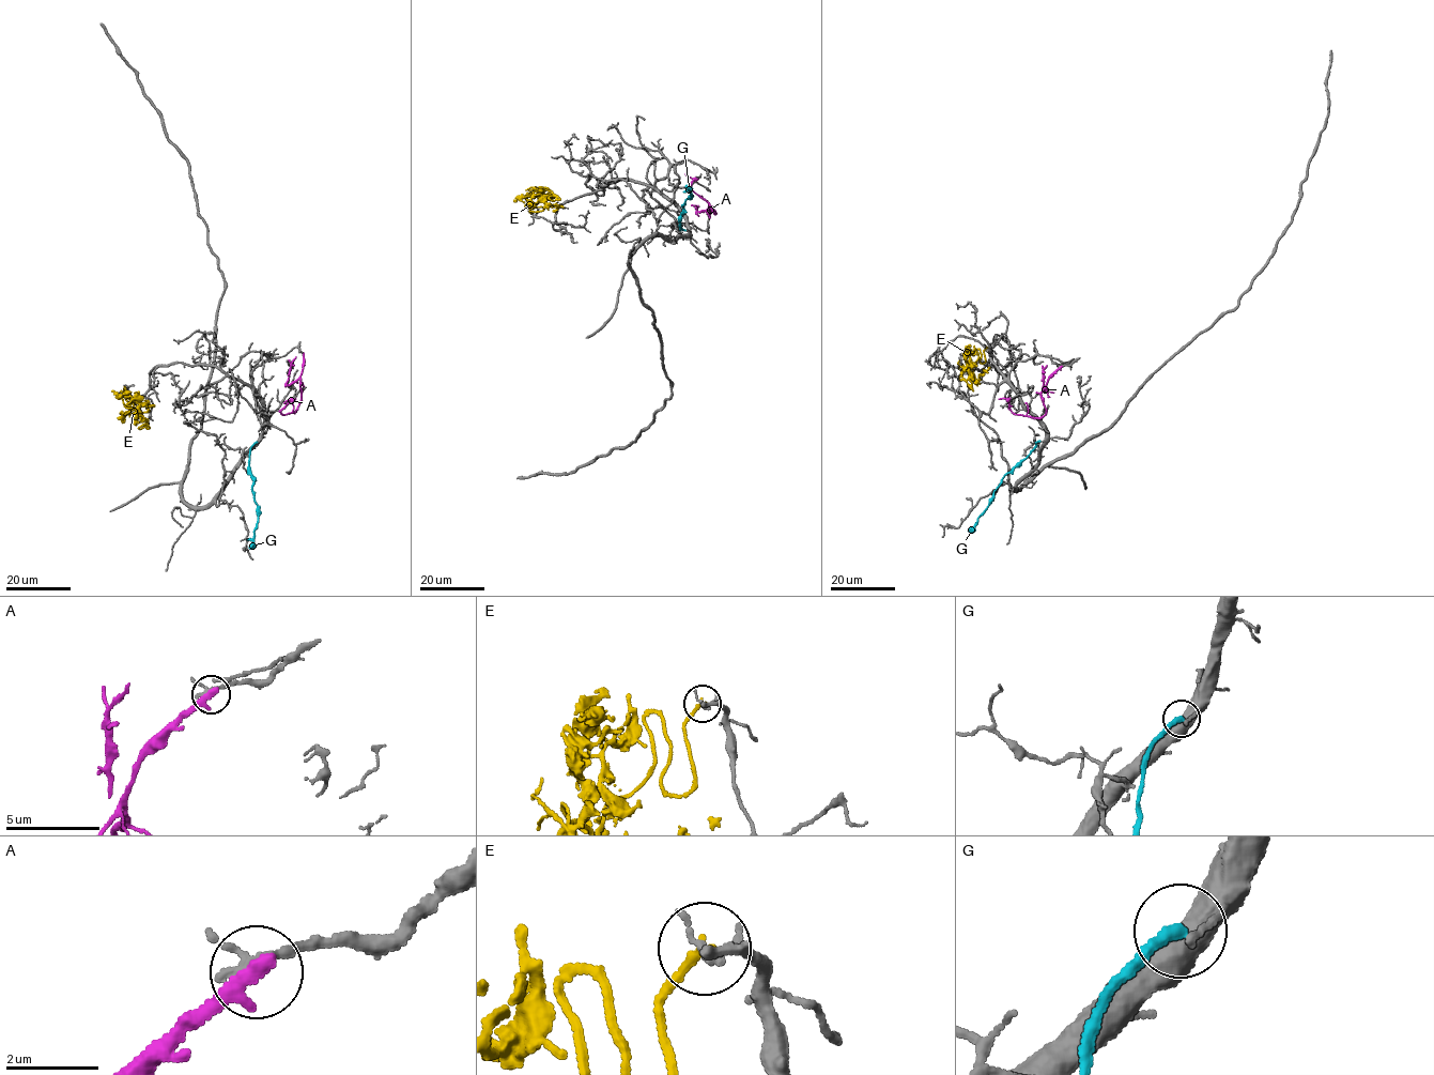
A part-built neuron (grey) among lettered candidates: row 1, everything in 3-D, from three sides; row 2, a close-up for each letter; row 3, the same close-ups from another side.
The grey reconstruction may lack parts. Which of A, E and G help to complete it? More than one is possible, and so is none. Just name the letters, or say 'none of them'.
none of them

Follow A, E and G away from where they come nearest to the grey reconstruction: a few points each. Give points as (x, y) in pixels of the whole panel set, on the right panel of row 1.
A: (1061, 367), (1041, 393), (1046, 413), (1038, 418), (1014, 414), (1006, 399), (999, 399)
E: (987, 348), (983, 353), (985, 361), (980, 362), (977, 349), (978, 356), (969, 370), (977, 380), (988, 366)
G: (1039, 441), (1003, 477), (984, 513), (968, 531)

